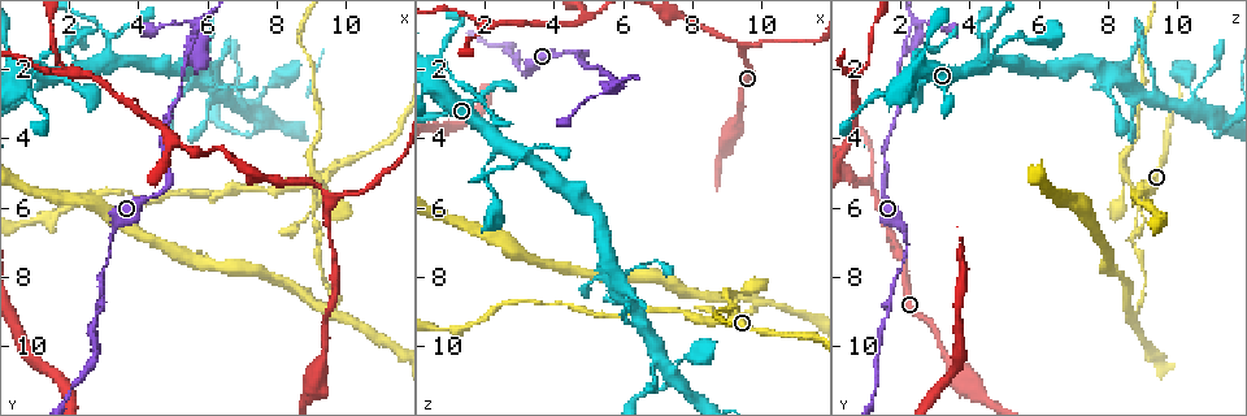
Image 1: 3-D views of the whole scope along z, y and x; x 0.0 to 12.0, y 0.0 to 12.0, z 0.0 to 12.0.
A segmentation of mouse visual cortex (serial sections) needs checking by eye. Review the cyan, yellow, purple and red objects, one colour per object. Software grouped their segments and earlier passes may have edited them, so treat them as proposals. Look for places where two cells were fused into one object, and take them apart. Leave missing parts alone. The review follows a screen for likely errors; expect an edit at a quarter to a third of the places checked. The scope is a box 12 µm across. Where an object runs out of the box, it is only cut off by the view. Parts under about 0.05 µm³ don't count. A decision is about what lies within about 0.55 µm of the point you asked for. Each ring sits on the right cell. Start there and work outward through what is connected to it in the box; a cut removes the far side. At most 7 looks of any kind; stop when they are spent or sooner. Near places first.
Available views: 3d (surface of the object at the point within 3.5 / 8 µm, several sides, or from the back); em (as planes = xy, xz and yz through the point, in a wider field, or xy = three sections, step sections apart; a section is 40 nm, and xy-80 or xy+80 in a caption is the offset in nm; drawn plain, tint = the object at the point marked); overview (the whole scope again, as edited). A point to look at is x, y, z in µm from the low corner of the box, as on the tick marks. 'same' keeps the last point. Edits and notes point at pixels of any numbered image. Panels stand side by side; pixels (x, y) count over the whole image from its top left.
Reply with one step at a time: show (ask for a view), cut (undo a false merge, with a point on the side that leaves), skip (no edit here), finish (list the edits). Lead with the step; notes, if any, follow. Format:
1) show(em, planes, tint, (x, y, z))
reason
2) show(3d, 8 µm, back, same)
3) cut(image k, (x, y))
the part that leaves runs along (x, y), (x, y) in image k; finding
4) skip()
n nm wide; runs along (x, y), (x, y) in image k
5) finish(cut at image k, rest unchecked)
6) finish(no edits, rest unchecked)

show(3d, 3.5 µm, back, (3.1, 1.3, 4.4))
looks like a crossing

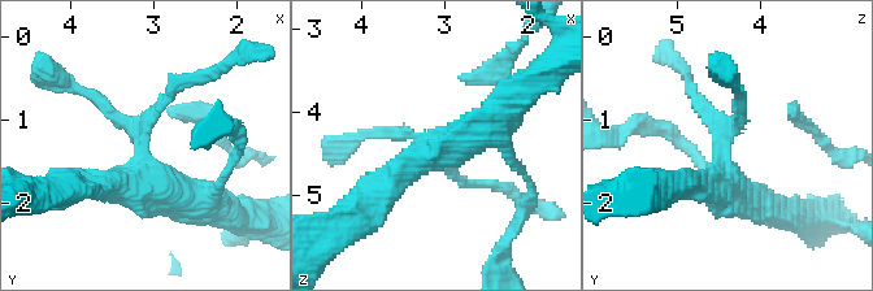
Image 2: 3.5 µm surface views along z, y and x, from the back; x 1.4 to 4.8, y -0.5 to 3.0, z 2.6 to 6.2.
show(em, xy, step 1, tint, (3.15, 1.30, 4.55))
4 arms; arms of 150, 150, 300, 500 nm

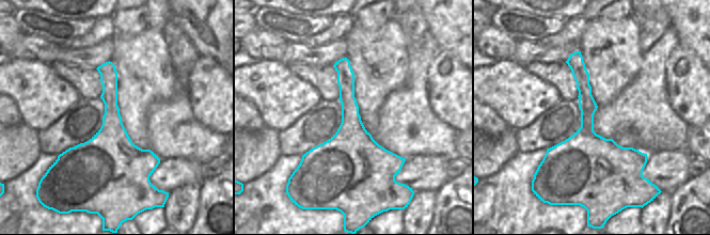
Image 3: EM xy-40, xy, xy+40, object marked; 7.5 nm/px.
skip()
360 nm wide; runs along (185, 199), (146, 182), (142, 135), (82, 91) in image 2; continuous, no second cell

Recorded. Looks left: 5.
show(3d, 3.5 µm, (9.5, 5.8, 1.4))
three arms meet

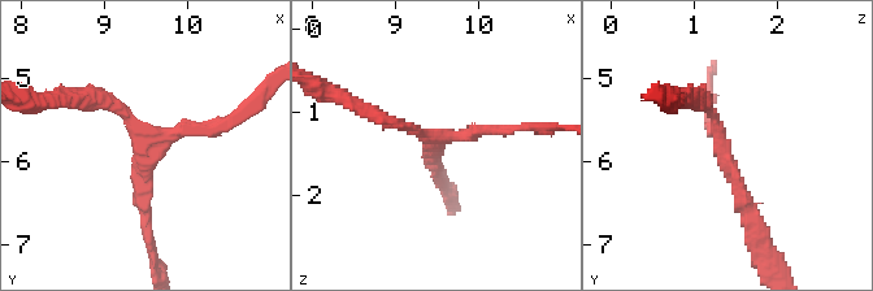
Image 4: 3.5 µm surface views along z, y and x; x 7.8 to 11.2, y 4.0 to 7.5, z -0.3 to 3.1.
show(em, xy, step 1, plain, (9.45, 5.80, 1.35))
3 arms; arms of 150, 150, 200 nm

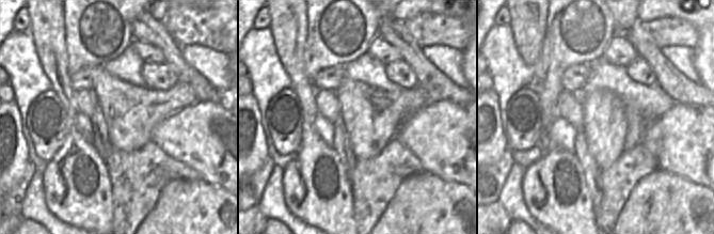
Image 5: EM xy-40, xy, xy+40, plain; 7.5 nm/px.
show(em, xy, step 1, tint, same)

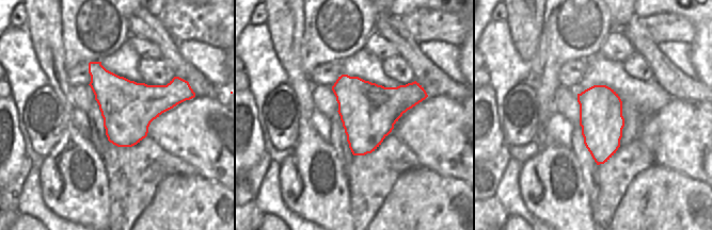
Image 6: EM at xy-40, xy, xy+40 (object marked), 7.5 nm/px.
skip()
runs along (147, 227), (139, 127), (87, 100) in image 4; continuous, no second cell

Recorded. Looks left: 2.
show(3d, 8 µm, (4.9, 5.4, 1.6))
abrupt turn

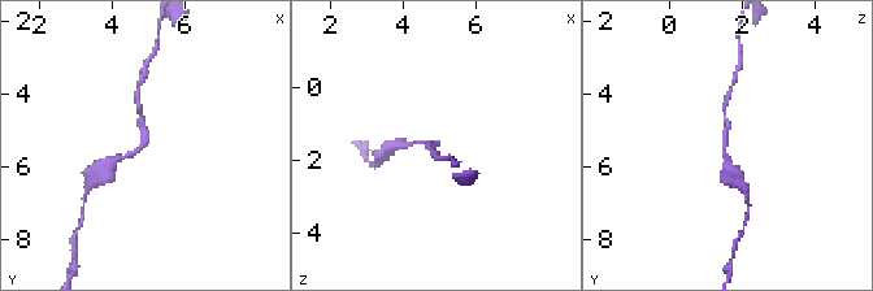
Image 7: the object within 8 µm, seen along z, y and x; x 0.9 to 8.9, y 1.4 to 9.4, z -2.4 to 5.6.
show(em, xy, step 2, tint, (4.8, 5.4, 1.6))

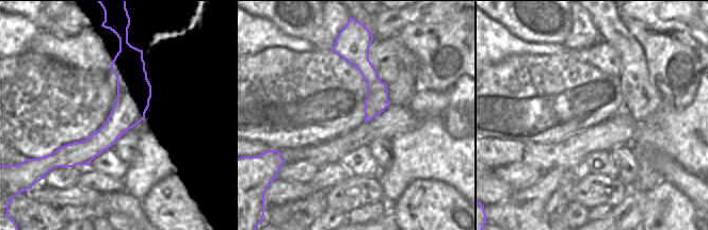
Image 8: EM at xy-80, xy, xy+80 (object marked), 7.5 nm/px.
skip()
runs along (111, 166), (144, 143), (139, 111) in image 7; all the same cell

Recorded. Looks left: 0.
finish(no edits, rest unchecked)

